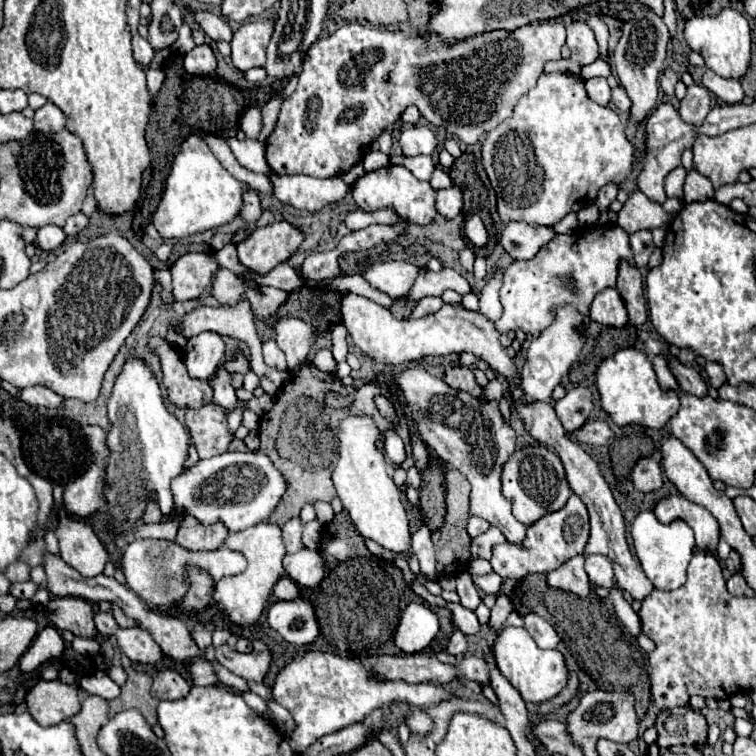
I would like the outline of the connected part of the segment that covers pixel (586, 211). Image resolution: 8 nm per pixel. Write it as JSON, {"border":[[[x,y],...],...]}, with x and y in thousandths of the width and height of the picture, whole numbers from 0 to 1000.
{"border":[[[782,270],[776,275],[769,275],[763,283],[766,283],[769,296],[787,296],[792,291],[792,278],[790,278],[787,270]]]}

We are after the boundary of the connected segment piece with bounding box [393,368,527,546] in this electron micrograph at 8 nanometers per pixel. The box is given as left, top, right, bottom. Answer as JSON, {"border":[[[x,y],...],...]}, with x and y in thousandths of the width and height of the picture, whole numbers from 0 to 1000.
{"border":[[[536,487],[520,492],[520,497],[538,534],[538,550],[552,563],[554,579],[583,608],[618,630],[623,640],[623,680],[642,685],[668,706],[671,717],[689,722],[694,717],[697,698],[679,685],[673,661],[663,653],[663,624],[665,614],[679,603],[681,571],[660,548],[660,526],[665,524],[660,500],[642,511],[642,529],[631,529],[620,526],[618,519],[594,513],[586,503],[570,497],[560,487]]]}

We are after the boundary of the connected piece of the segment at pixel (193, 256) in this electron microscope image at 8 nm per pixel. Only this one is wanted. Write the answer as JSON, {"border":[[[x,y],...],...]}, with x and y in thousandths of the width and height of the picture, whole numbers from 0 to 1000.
{"border":[[[250,333],[226,352],[228,386],[231,397],[266,394],[290,357],[284,336]]]}

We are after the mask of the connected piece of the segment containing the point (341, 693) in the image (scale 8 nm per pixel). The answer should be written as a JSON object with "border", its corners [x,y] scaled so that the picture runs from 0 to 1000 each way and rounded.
{"border":[[[403,862],[388,870],[366,894],[361,907],[364,929],[377,934],[388,952],[390,966],[382,971],[382,987],[390,997],[401,997],[406,987],[411,987],[419,976],[443,968],[454,960],[478,955],[496,937],[509,937],[520,926],[541,929],[554,937],[578,934],[586,926],[602,923],[591,907],[560,902],[560,905],[538,905],[538,902],[499,902],[491,897],[491,886],[475,873],[451,870],[446,865],[433,862]]]}

